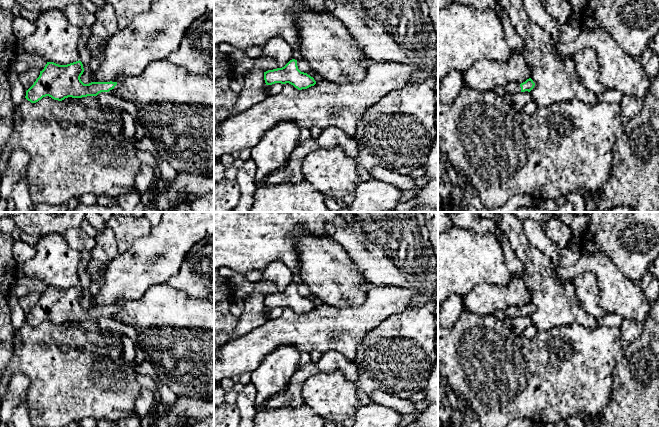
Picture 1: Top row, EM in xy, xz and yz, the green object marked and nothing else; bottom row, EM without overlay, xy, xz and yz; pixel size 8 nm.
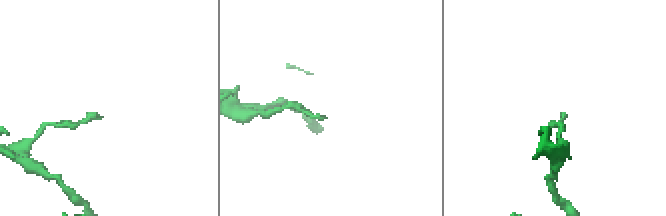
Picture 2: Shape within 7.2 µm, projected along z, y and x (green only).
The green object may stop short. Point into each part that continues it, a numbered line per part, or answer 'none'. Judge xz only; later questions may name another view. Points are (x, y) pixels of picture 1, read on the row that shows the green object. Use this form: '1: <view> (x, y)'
none

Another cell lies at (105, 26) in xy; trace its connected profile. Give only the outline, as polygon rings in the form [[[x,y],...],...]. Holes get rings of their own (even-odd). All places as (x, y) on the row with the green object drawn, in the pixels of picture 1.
[[[109,2],[97,7],[95,16],[96,20],[90,27],[91,36],[87,47],[91,58],[95,57],[101,61],[104,58],[104,49],[99,48],[100,44],[109,40],[119,28],[114,7]]]

